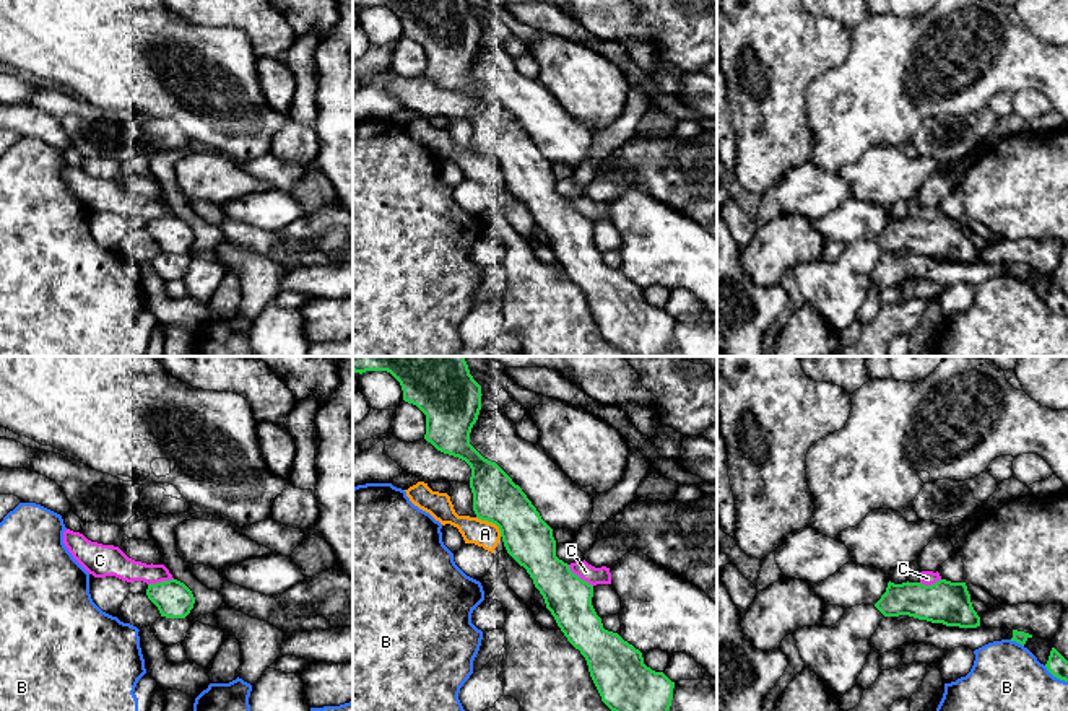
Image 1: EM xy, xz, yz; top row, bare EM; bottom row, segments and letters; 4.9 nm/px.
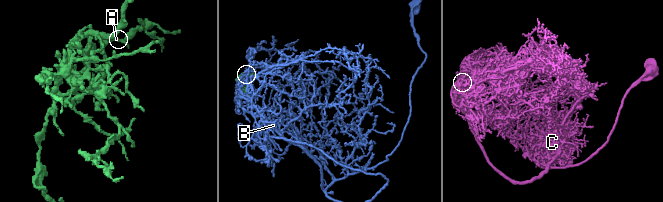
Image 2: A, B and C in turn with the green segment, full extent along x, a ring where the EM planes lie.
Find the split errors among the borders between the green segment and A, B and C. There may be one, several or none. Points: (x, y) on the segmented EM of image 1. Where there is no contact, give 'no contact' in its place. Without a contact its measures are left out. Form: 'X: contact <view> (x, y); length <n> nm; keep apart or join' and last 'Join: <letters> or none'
A: contact xz (491, 521); length 160 nm; keep apart
B: contact yz (1055, 676); length 150 nm; keep apart
C: contact xz (577, 576); length 170 nm; join
Join: C

